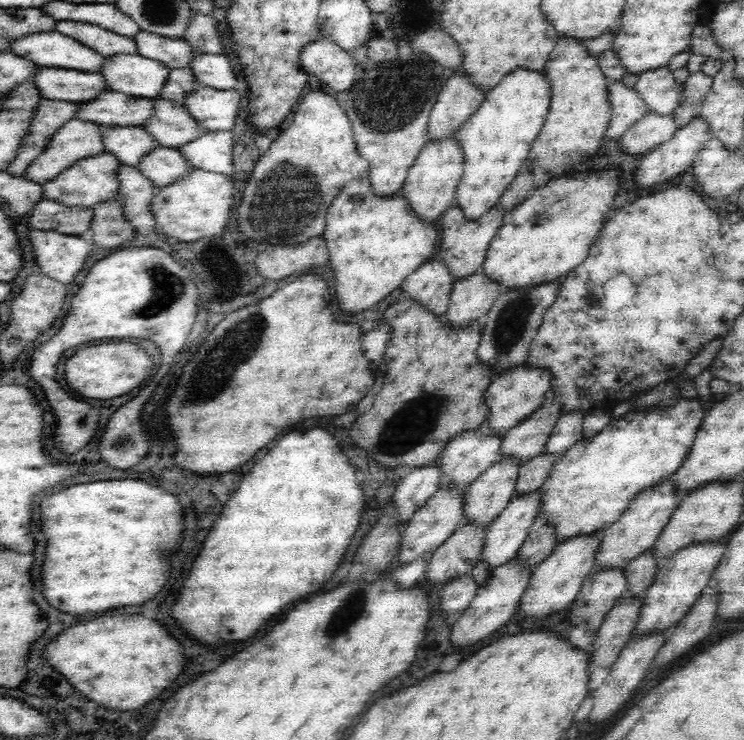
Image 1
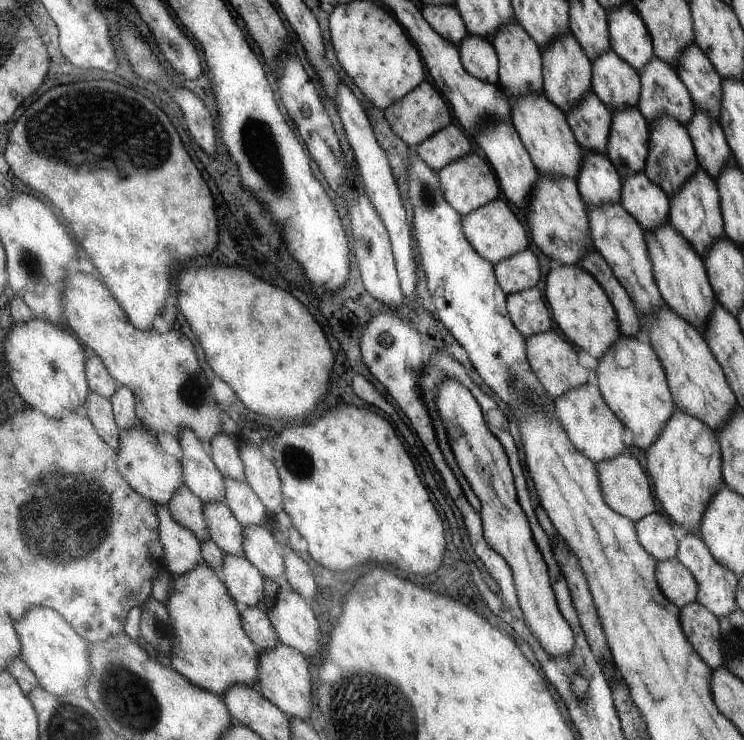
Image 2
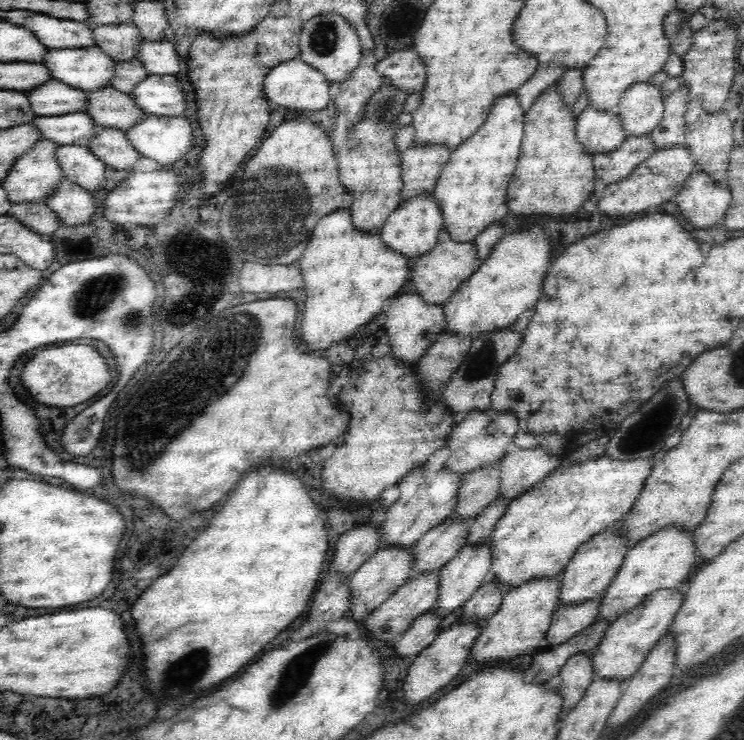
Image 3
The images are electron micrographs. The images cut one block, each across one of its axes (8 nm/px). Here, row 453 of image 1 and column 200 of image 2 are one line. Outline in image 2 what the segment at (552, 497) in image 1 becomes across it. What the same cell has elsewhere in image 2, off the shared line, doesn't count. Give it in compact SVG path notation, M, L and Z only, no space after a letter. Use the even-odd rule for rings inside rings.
M206 562L173 576L166 608L174 626L171 667L192 684L224 696L234 684L254 687L258 682L259 648L242 628L241 606Z

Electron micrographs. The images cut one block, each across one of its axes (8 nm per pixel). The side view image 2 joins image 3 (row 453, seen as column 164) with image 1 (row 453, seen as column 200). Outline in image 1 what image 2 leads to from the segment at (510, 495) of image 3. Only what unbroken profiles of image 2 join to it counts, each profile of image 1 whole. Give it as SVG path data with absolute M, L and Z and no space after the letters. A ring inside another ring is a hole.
M584 411L564 413L558 419L552 434L548 436L546 449L542 453L552 453L558 457L570 450L582 436Z

